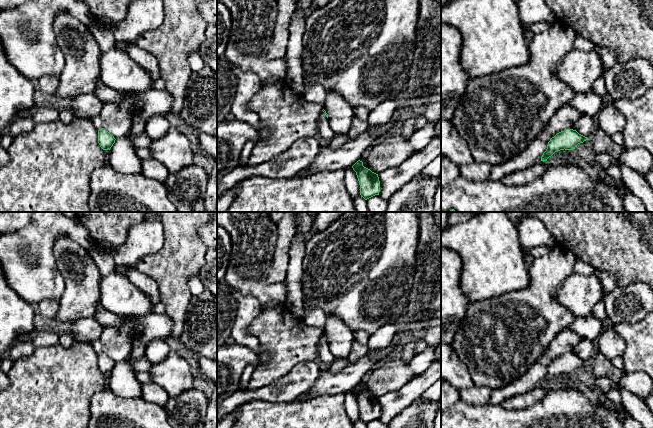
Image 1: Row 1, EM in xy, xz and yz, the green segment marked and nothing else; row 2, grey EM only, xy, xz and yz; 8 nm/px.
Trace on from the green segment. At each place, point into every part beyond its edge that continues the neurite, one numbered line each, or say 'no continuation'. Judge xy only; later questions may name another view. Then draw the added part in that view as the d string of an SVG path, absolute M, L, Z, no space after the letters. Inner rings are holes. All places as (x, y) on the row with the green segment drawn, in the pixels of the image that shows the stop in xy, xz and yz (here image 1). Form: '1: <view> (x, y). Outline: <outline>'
no continuation

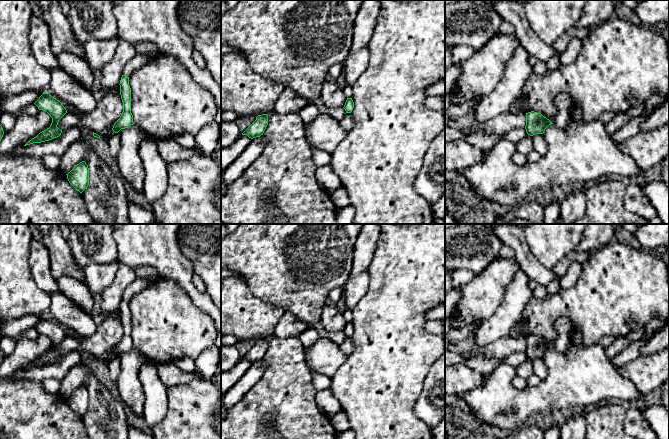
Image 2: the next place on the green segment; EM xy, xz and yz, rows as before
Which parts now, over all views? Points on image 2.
1: xy (137, 61). Outline: M141 54L135 55L129 62L128 64L124 67L123 69L123 75L126 77L130 77L132 72L145 64L147 64L152 57L149 56L144 56Z

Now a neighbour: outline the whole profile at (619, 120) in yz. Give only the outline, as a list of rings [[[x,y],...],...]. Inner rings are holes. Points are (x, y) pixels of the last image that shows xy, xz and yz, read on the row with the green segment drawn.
[[[628,111],[615,114],[615,116],[607,124],[605,124],[605,129],[607,134],[609,136],[612,136],[621,127],[623,127],[626,123],[628,123],[629,120],[630,120],[630,117],[628,115]]]

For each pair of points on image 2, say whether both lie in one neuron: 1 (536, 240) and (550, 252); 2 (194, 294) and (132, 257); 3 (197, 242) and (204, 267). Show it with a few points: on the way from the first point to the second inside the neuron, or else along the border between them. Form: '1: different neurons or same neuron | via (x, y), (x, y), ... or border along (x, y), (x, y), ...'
1: same neuron | via (539, 241), (547, 249)
2: same neuron | via (182, 278), (161, 257), (148, 257)
3: same neuron | via (203, 248), (204, 261)

